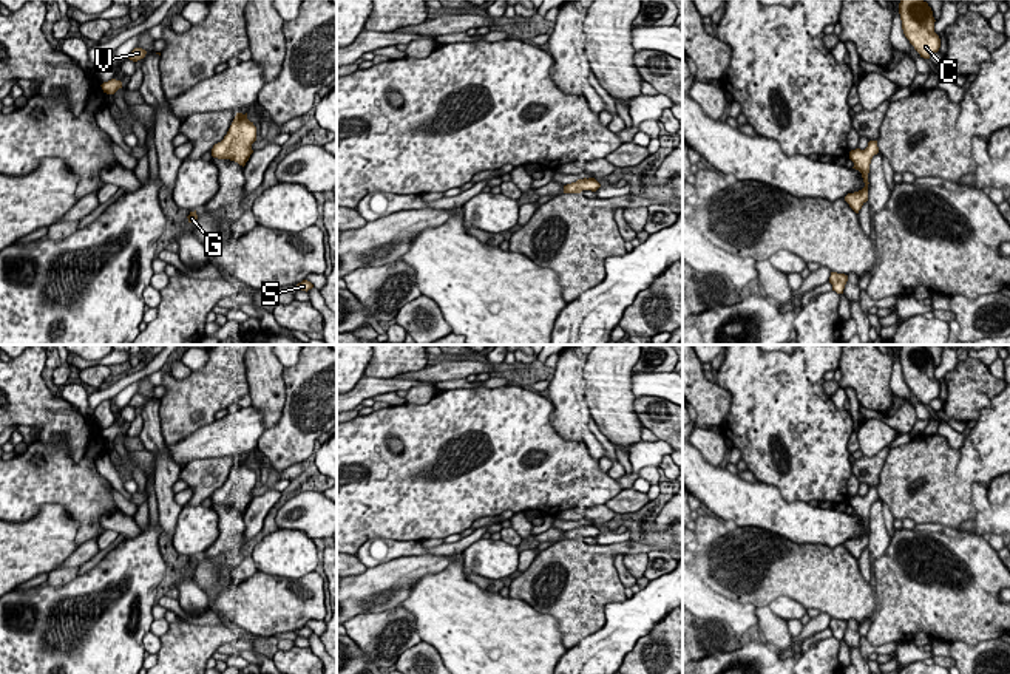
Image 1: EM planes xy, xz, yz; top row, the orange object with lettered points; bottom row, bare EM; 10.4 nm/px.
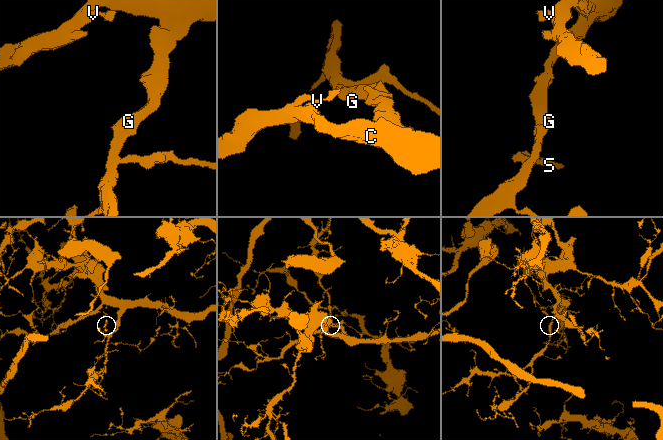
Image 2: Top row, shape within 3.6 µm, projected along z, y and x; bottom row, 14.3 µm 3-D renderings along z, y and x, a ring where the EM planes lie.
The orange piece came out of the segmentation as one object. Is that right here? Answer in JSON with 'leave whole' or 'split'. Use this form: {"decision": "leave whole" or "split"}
{"decision": "leave whole"}

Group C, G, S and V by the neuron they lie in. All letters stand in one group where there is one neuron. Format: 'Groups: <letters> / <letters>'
Groups: C G S V

